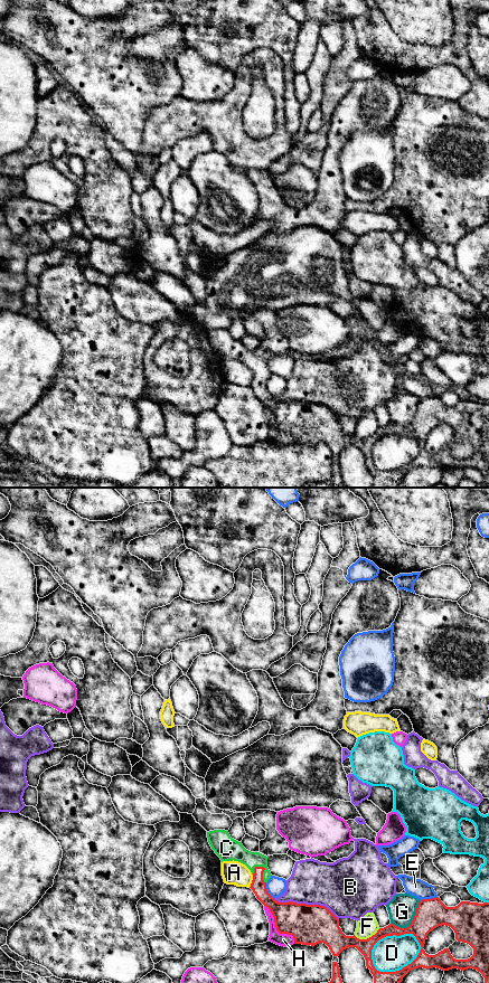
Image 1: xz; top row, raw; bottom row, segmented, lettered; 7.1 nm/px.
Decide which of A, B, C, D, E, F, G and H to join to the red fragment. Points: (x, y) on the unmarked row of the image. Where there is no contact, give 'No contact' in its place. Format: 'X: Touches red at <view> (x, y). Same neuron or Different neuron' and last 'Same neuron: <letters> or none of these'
A: Touches red at xz (252, 380). Different neuron
B: Touches red at xz (306, 403). Different neuron
C: Touches red at xz (263, 370). Same neuron
D: Touches red at xz (397, 470). Different neuron
E: Touches red at xz (428, 398). Different neuron
F: Touches red at xz (367, 437). Different neuron
G: Touches red at xz (412, 421). Different neuron
H: Touches red at xz (276, 427). Different neuron
Same neuron: C

